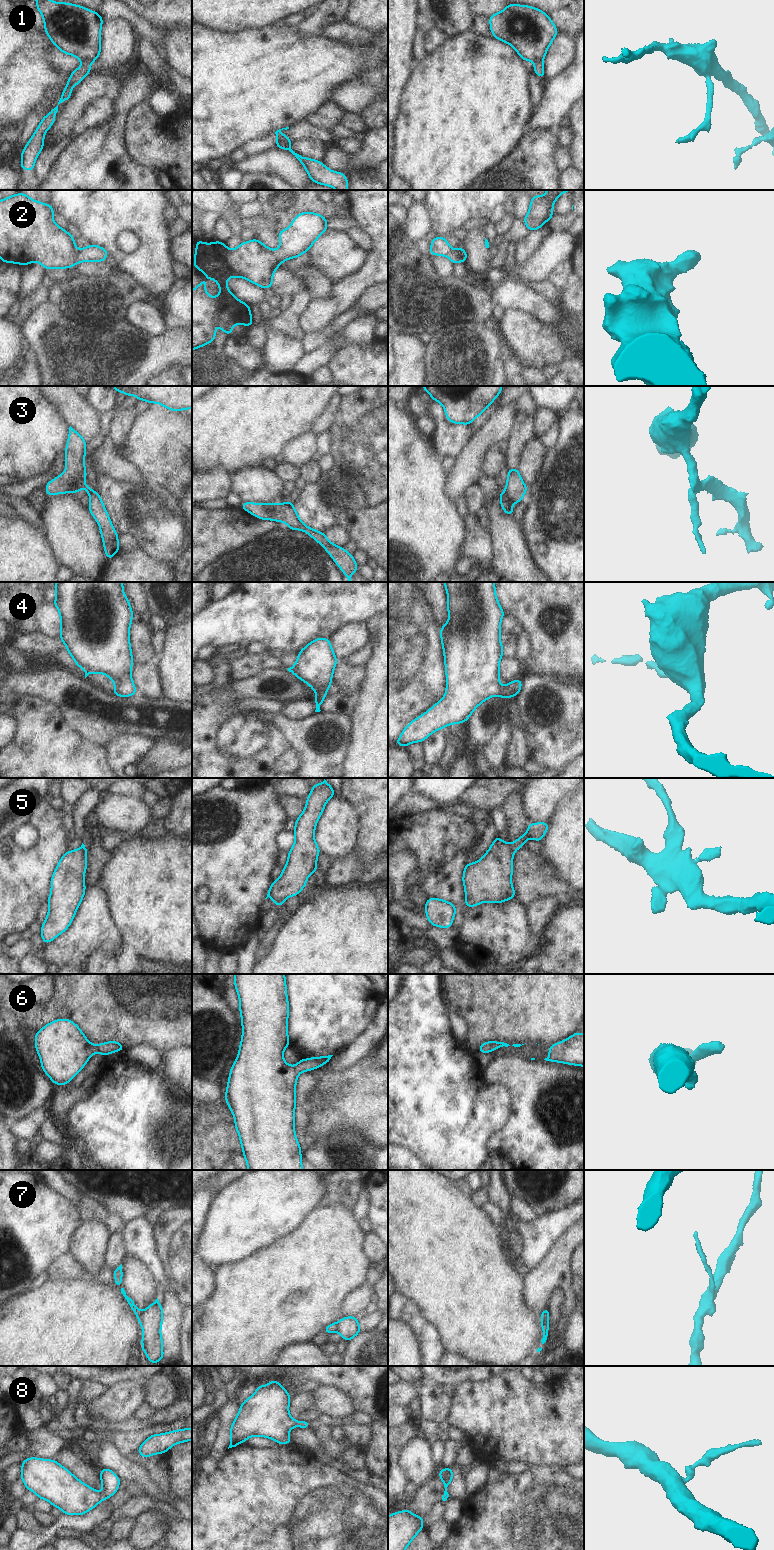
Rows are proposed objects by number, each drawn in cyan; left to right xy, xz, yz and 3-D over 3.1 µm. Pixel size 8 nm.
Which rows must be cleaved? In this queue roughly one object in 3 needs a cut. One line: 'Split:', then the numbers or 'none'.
Split: 1, 3, 5, 7

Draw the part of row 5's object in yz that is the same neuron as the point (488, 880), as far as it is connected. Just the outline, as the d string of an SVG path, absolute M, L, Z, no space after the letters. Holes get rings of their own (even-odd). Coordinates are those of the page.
M497 835L479 861L465 864L462 881L467 908L483 902L503 903L516 897L511 881L513 855L510 845Z

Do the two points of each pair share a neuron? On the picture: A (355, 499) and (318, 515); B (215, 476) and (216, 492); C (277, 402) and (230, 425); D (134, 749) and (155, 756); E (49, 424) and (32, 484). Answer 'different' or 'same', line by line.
A: same
B: same
C: same
D: different
E: different

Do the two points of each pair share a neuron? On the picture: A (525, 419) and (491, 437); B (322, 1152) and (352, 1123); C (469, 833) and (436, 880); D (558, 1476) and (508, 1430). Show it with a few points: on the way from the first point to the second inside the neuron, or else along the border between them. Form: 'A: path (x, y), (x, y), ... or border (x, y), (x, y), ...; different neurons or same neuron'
A: border (518, 412), (510, 436), (507, 439); different neurons
B: border (320, 1137), (334, 1132), (356, 1132), (365, 1140); different neurons
C: border (444, 862), (430, 870), (425, 876); different neurons
D: border (533, 1465), (560, 1465), (565, 1468); different neurons

